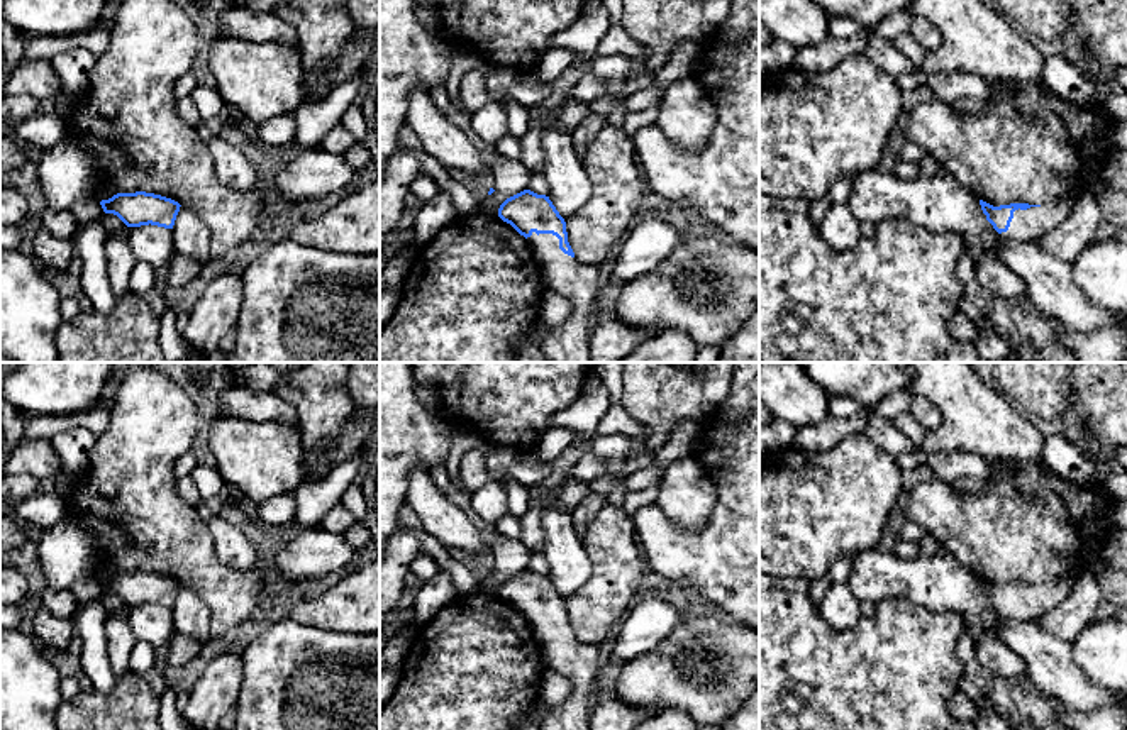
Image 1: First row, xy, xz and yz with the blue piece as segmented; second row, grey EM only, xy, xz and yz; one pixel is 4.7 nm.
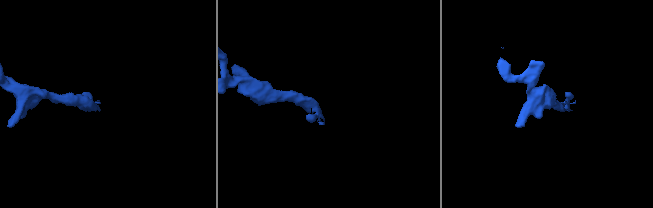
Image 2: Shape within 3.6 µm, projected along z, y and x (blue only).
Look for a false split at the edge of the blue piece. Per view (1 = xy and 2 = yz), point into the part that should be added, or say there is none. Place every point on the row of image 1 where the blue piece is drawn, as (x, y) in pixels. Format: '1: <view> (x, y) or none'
1: none
2: yz (1029, 224)

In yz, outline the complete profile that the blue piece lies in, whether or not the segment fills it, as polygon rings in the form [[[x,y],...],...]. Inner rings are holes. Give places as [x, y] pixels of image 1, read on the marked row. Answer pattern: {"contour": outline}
{"contour": [[[1063,196],[1046,205],[1010,203],[993,207],[980,200],[993,229],[1012,241],[1035,241],[1061,225],[1076,205],[1076,196]]]}

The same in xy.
{"contour": [[[117,193],[100,202],[105,213],[117,215],[127,227],[158,225],[173,229],[180,203],[154,193]]]}

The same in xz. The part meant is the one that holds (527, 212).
{"contour": [[[524,190],[500,205],[498,217],[525,237],[547,288],[571,300],[568,320],[551,327],[542,340],[546,362],[590,362],[588,342],[597,325],[597,298],[605,268],[575,257],[566,222],[546,195]]]}

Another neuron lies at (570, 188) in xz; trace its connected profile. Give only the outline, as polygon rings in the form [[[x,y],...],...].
[[[556,124],[541,125],[549,200],[563,218],[576,213],[591,196],[591,181],[573,147],[571,134]]]

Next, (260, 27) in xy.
[[[229,8],[220,15],[219,34],[229,34],[253,42],[283,42],[300,51],[297,30],[273,12],[256,14]]]

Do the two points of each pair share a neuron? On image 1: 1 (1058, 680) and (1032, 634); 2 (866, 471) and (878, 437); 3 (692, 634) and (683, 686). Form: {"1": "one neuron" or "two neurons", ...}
{"1": "one neuron", "2": "two neurons", "3": "one neuron"}

